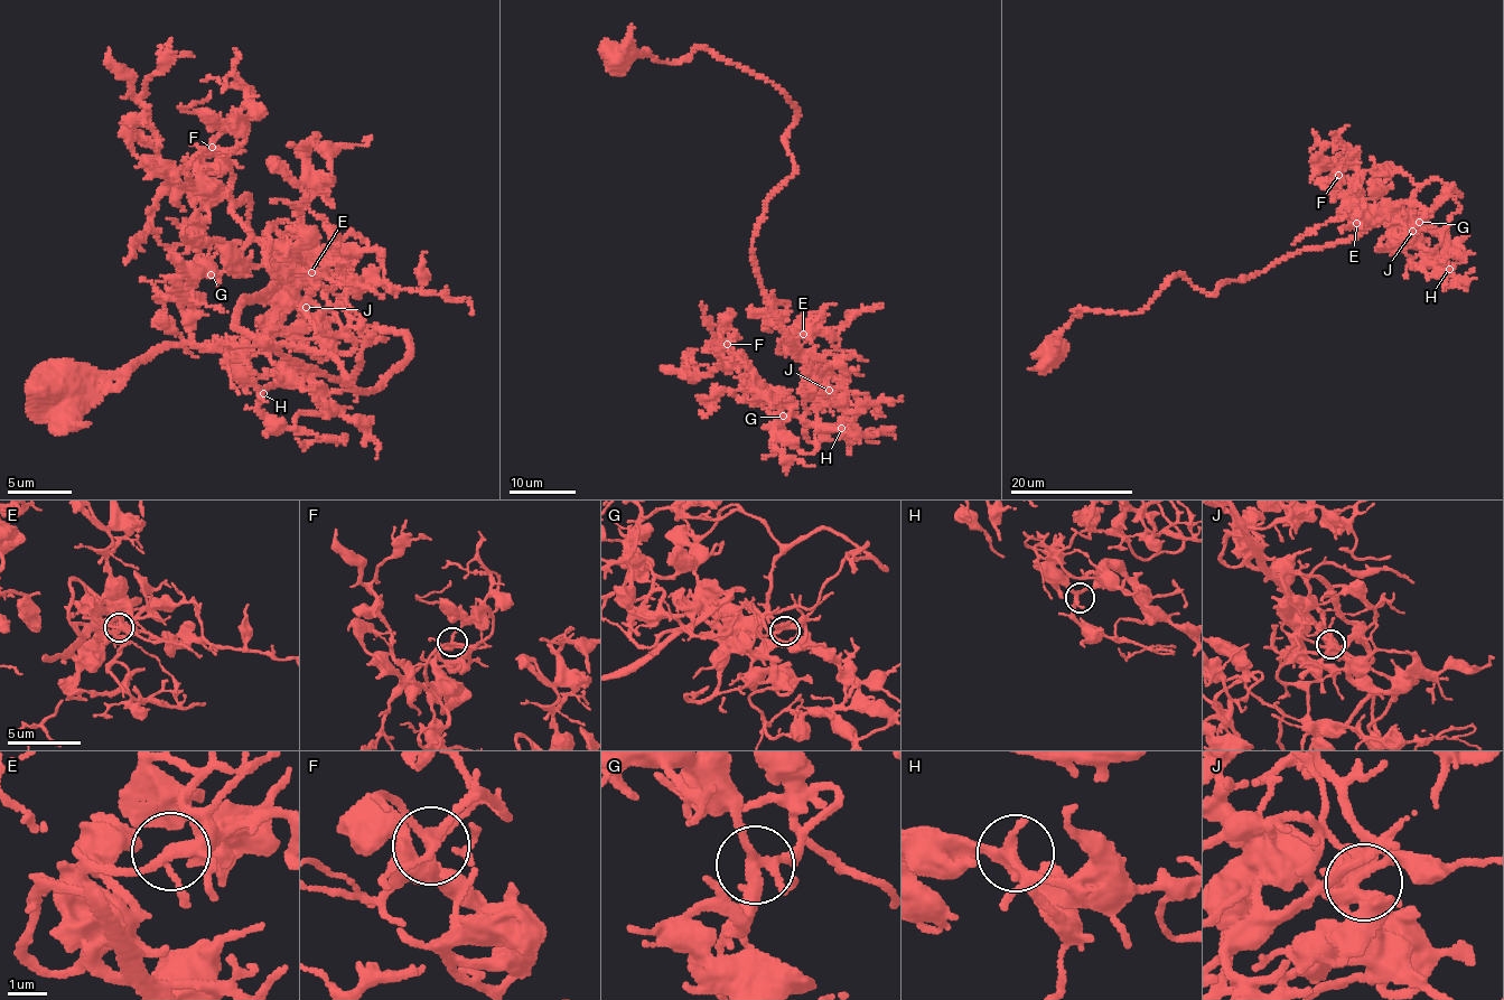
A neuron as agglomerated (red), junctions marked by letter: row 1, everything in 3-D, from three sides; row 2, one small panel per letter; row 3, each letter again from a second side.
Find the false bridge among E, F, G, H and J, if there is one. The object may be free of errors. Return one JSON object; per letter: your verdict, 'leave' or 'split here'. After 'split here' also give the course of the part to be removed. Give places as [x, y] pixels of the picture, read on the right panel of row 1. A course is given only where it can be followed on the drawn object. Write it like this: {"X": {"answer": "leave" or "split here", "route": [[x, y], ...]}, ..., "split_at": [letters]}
{"E": {"answer": "leave"}, "F": {"answer": "leave"}, "G": {"answer": "leave"}, "H": {"answer": "leave"}, "J": {"answer": "leave"}, "split_at": []}

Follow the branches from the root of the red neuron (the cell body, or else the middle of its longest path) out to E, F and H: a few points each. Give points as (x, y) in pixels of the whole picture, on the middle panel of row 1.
E: (614, 62), (707, 47), (793, 102), (794, 173), (752, 252), (779, 342), (803, 334)
F: (614, 62), (707, 47), (794, 104), (794, 173), (752, 252), (844, 417), (804, 452), (727, 344)
H: (614, 62), (707, 47), (794, 104), (794, 173), (752, 252), (815, 380), (805, 405), (841, 428)

